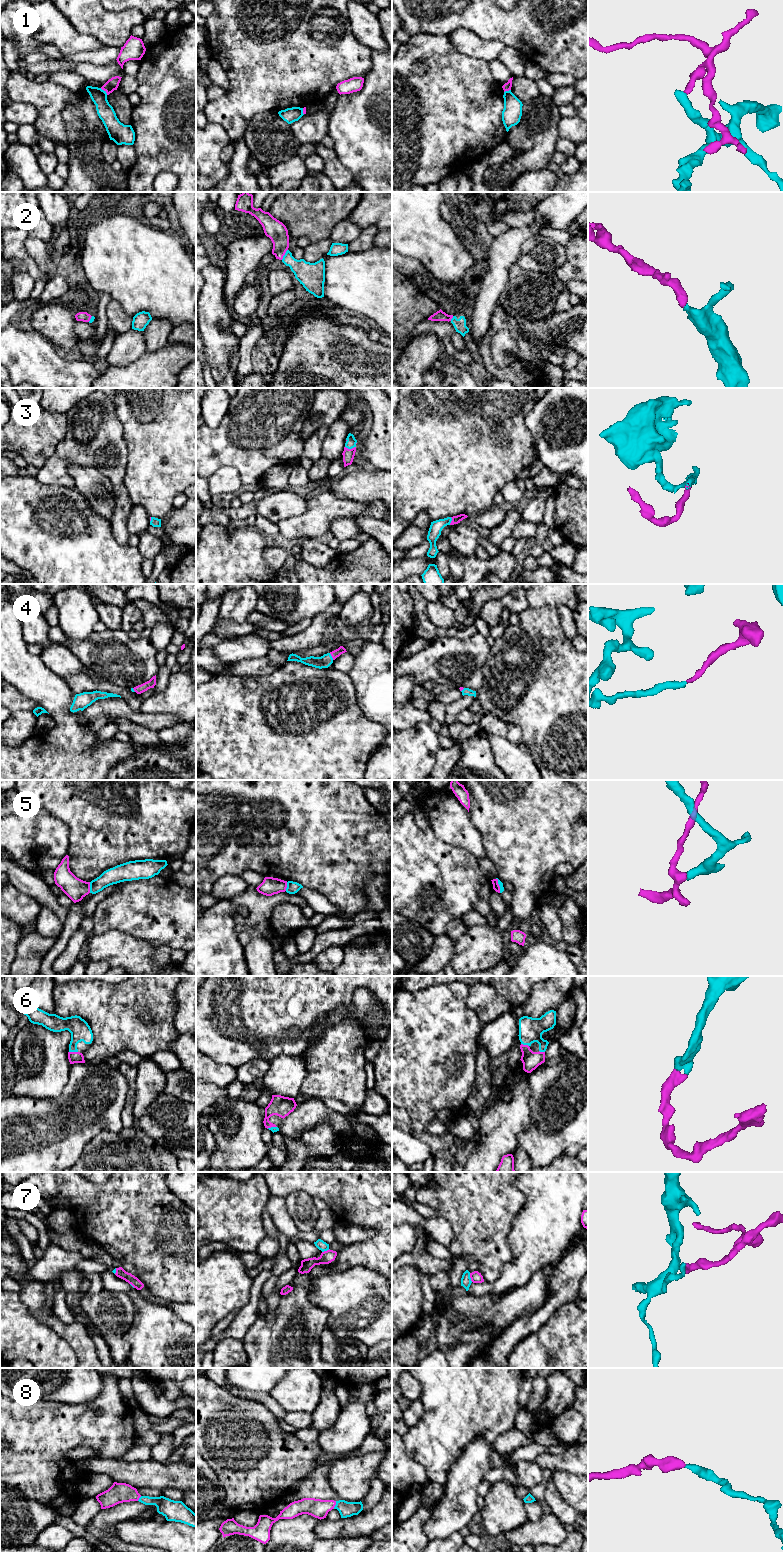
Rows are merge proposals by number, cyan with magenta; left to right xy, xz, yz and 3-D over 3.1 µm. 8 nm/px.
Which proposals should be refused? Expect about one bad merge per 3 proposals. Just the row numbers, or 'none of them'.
1, 5, 7

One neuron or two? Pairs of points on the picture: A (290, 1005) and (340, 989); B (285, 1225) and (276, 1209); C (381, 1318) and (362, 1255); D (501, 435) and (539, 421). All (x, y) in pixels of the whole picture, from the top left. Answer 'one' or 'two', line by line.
A: one
B: one
C: two
D: two

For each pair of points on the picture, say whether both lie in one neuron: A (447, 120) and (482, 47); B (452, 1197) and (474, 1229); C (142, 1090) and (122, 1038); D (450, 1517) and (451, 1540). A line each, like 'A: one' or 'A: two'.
A: two
B: one
C: two
D: two

